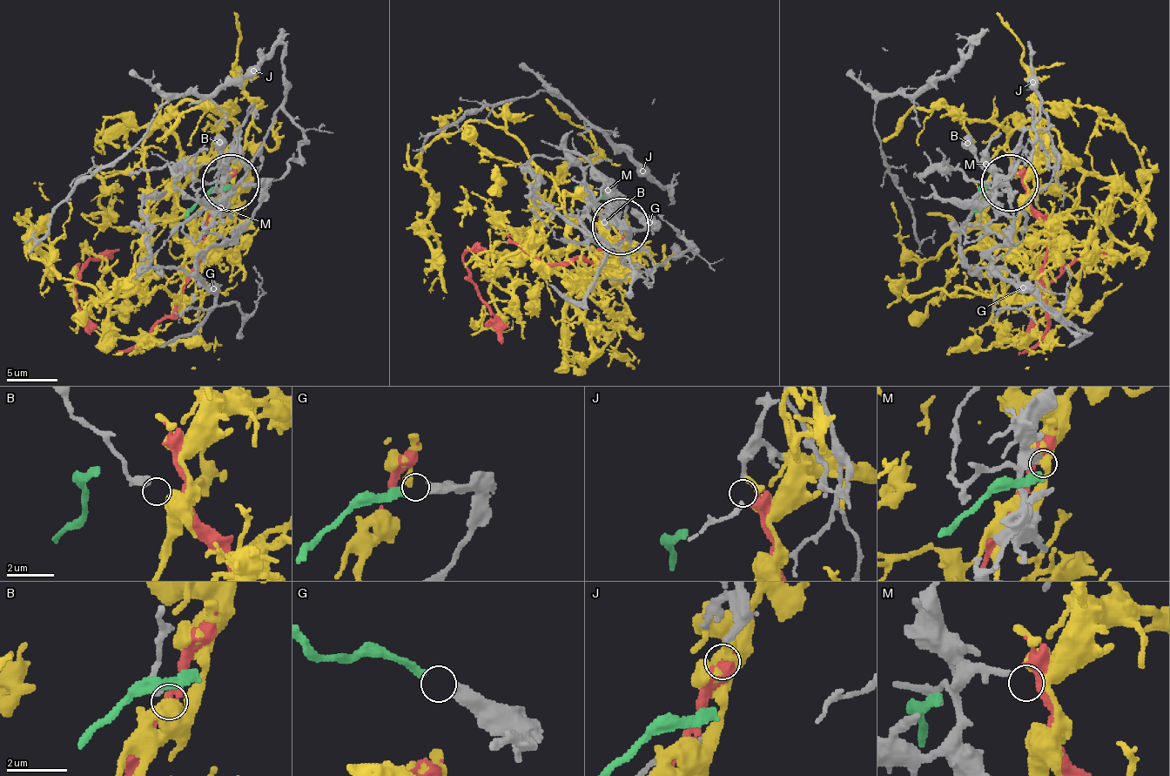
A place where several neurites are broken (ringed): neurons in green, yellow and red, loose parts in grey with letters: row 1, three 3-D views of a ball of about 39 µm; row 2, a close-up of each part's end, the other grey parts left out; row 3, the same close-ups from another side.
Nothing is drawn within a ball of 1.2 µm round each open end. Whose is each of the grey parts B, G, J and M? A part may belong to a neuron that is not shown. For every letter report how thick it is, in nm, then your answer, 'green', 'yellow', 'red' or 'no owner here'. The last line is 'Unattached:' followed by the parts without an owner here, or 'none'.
B: 360 nm | no owner here
G: 400 nm | green
J: 190 nm | red
M: 240 nm | yellow
Unattached: B

